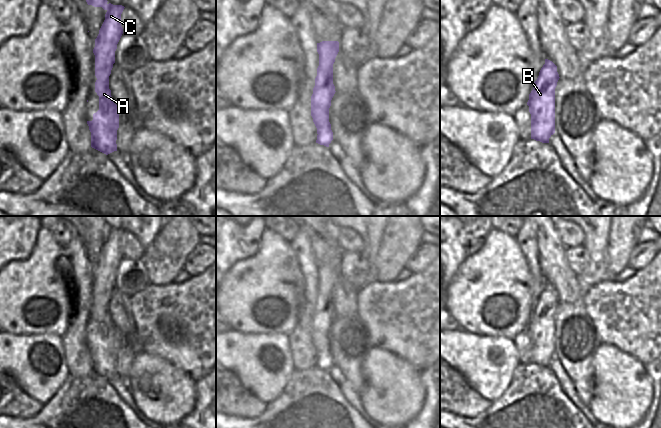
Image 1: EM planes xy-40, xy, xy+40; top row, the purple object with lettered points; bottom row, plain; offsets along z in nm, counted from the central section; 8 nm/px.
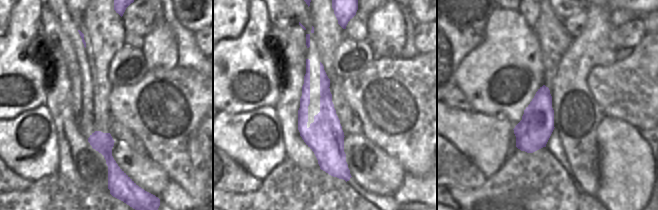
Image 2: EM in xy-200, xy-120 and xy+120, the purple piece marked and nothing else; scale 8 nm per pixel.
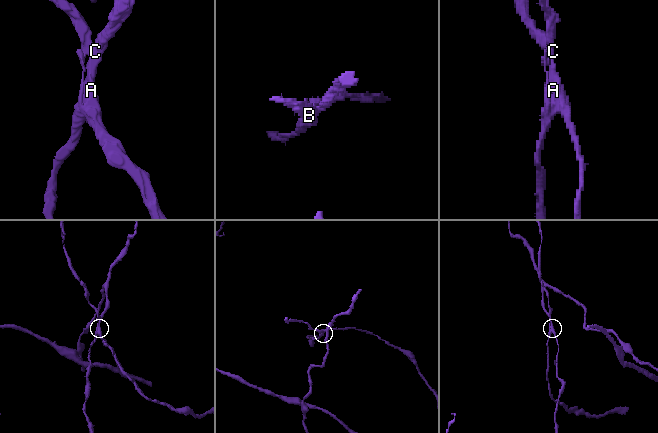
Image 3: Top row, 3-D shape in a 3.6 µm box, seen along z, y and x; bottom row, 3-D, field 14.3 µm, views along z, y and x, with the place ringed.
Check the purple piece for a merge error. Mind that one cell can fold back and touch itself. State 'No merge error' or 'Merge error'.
Merge error.

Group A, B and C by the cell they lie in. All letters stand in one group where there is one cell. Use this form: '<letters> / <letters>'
A / B C

